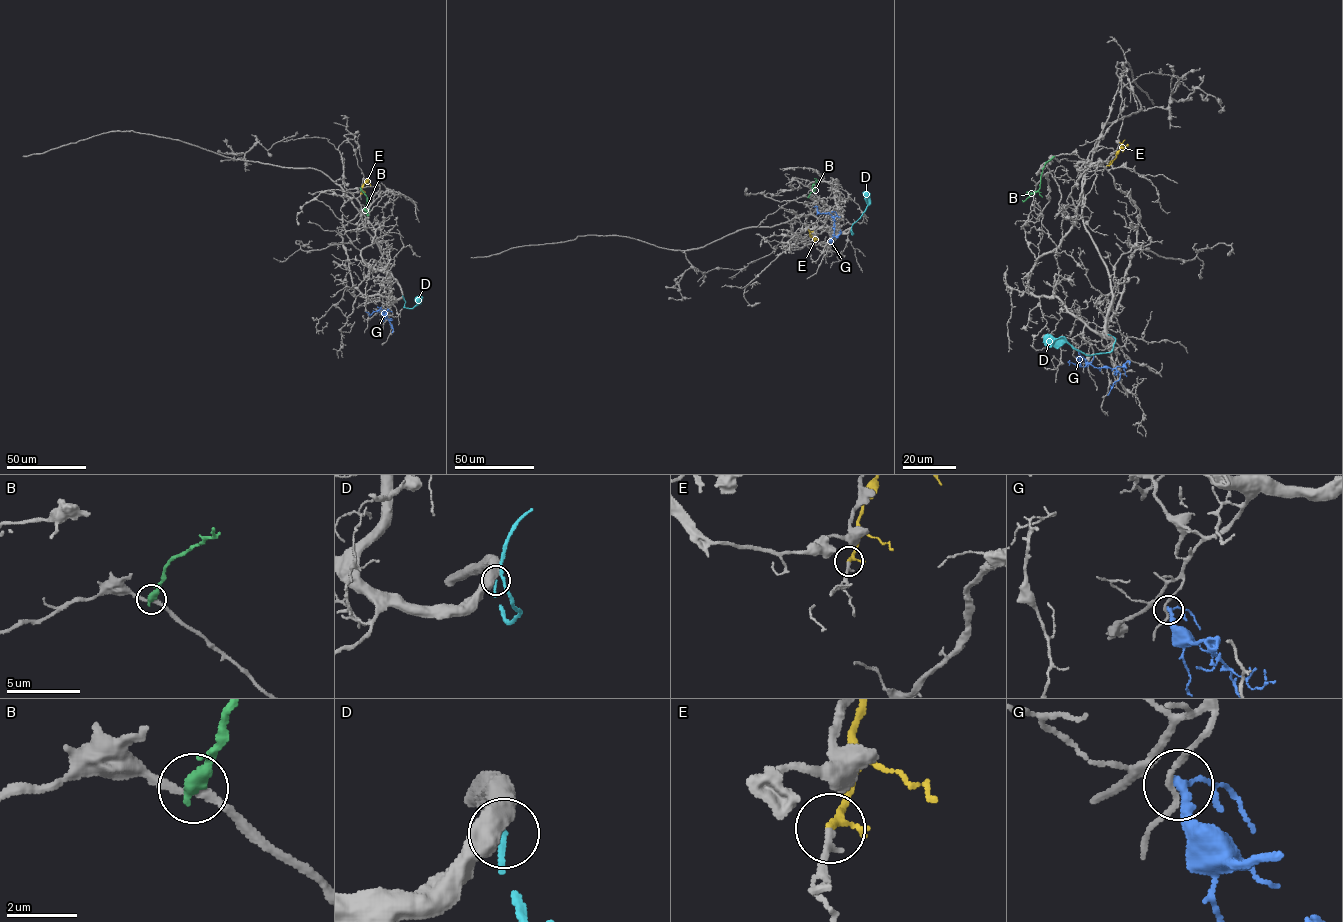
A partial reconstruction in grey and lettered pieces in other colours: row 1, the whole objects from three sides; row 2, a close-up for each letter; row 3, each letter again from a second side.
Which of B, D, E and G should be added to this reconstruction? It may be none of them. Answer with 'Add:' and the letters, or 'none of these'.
Add: E

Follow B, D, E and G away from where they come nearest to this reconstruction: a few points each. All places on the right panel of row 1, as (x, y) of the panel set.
B: (1053, 157), (1042, 168), (1040, 188), (1022, 200)
D: (1108, 334), (1115, 339), (1110, 352), (1086, 355), (1066, 342), (1052, 342), (1043, 337)
E: (1107, 165), (1115, 158), (1124, 139)
G: (1127, 361), (1113, 368), (1095, 368), (1080, 356), (1077, 366), (1068, 362), (1069, 360)

